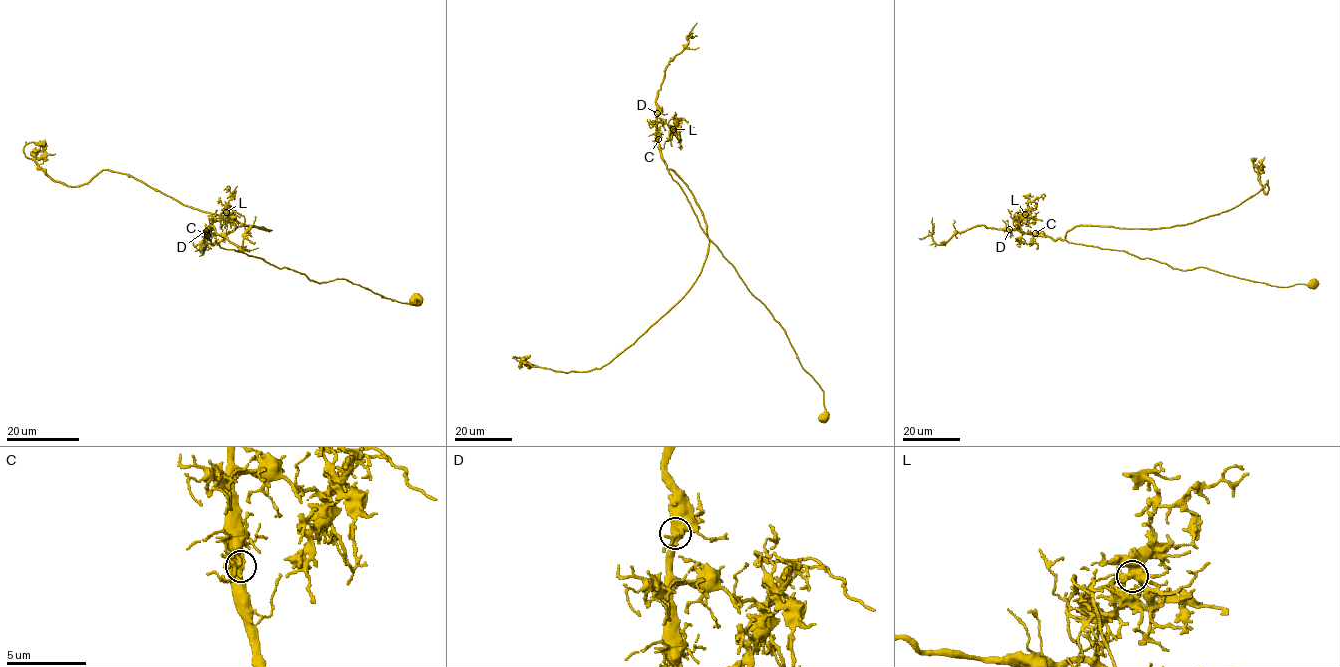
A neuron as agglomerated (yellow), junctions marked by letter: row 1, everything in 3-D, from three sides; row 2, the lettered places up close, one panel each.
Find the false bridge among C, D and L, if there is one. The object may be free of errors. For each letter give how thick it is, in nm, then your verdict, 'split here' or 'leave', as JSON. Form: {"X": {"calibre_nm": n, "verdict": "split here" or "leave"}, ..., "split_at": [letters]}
{"C": {"calibre_nm": 500, "verdict": "leave"}, "D": {"calibre_nm": 550, "verdict": "leave"}, "L": {"calibre_nm": 500, "verdict": "split here"}, "split_at": ["L"]}

